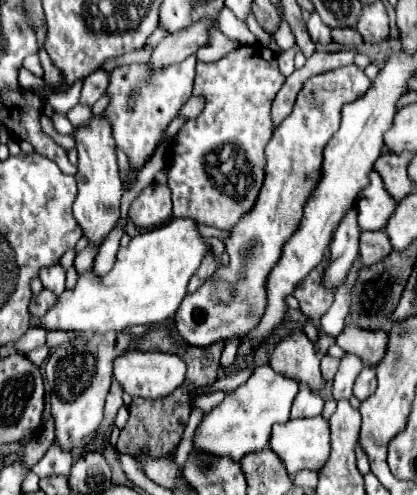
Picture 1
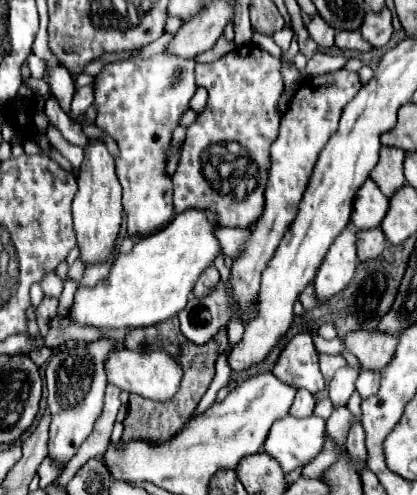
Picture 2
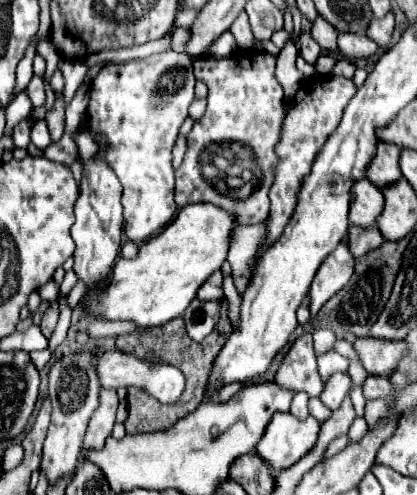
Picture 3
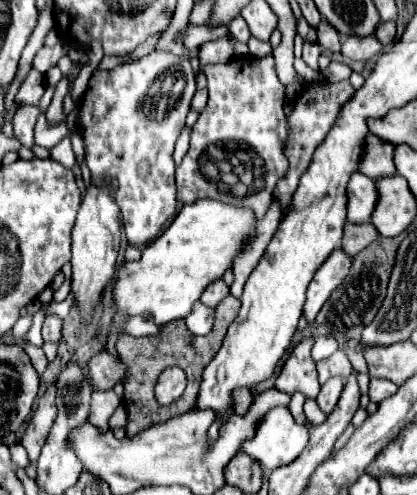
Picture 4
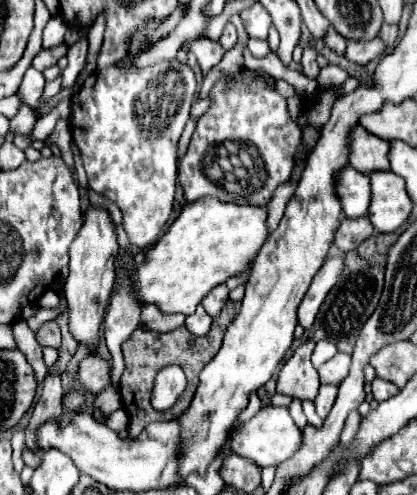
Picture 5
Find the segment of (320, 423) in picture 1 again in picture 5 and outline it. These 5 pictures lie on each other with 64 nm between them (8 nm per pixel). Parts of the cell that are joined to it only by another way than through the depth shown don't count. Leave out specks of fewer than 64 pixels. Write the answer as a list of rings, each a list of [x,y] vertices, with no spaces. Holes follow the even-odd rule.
[[[266,406],[254,418],[250,418],[248,422],[240,424],[234,430],[230,446],[232,446],[234,454],[246,456],[246,460],[252,460],[260,468],[278,466],[284,460],[292,458],[300,450],[300,446],[302,446],[302,430],[294,424],[288,408],[284,408],[284,406],[280,406],[280,408]]]

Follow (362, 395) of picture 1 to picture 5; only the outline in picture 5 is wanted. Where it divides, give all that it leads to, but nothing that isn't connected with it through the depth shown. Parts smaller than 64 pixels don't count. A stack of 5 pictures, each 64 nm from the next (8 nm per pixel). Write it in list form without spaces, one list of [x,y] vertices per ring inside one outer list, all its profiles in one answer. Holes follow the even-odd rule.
[[[374,378],[372,380],[372,396],[376,402],[382,402],[382,400],[388,400],[390,396],[394,396],[398,392],[398,388],[388,382],[388,380],[382,380],[382,378]]]

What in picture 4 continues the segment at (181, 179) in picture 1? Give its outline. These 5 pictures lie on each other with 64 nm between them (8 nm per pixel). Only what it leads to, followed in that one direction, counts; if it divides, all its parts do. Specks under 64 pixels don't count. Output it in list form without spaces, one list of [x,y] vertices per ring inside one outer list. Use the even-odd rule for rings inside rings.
[[[232,56],[224,64],[200,64],[200,72],[206,74],[208,80],[208,104],[192,128],[190,150],[184,156],[182,164],[176,168],[176,198],[182,204],[192,204],[202,198],[214,198],[226,204],[246,206],[254,212],[256,220],[260,220],[272,204],[272,190],[276,182],[288,168],[288,160],[284,156],[284,144],[288,140],[288,120],[284,114],[286,92],[280,80],[276,80],[274,56]],[[222,156],[228,162],[240,160],[244,168],[238,176],[244,176],[244,172],[252,172],[252,180],[246,182],[248,194],[244,198],[236,198],[228,192],[218,190],[216,182],[202,172],[204,164],[210,164],[218,158],[224,160]]]

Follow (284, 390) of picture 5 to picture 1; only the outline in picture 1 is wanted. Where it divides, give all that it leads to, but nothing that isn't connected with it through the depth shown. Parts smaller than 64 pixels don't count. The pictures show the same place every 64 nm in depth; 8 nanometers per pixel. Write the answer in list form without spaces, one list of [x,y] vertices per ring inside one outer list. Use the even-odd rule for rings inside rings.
[[[296,330],[282,338],[270,356],[270,366],[276,372],[298,378],[302,384],[308,384],[312,392],[324,388],[324,378],[320,374],[320,358],[314,344],[302,330]]]

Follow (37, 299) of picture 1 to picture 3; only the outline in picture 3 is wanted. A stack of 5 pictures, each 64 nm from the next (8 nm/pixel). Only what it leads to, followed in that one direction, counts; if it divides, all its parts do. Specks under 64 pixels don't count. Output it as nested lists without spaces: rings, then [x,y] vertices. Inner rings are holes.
[[[52,300],[50,306],[46,308],[44,316],[42,316],[42,322],[40,322],[40,330],[42,330],[42,334],[44,334],[46,338],[52,336],[52,332],[54,332],[54,328],[56,328],[56,322],[58,322],[58,302]]]

